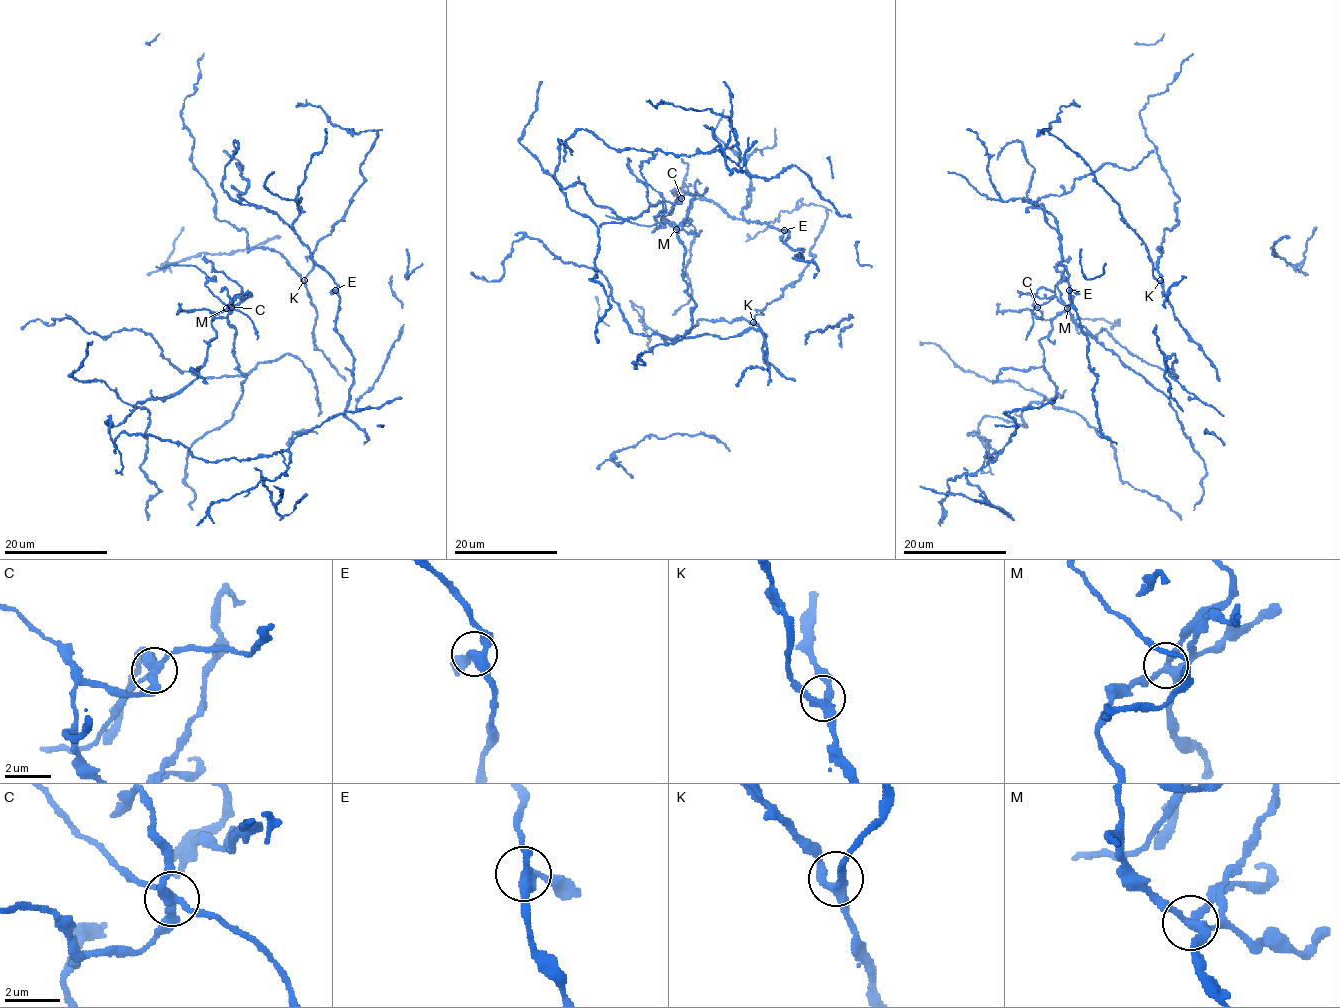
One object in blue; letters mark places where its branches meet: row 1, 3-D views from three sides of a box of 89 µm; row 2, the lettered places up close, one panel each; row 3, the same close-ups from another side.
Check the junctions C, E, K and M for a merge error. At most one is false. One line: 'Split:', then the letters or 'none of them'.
Split: C

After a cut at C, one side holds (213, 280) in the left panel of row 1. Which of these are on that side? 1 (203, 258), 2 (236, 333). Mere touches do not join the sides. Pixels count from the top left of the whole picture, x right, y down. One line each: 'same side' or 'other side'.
1: other side
2: other side

